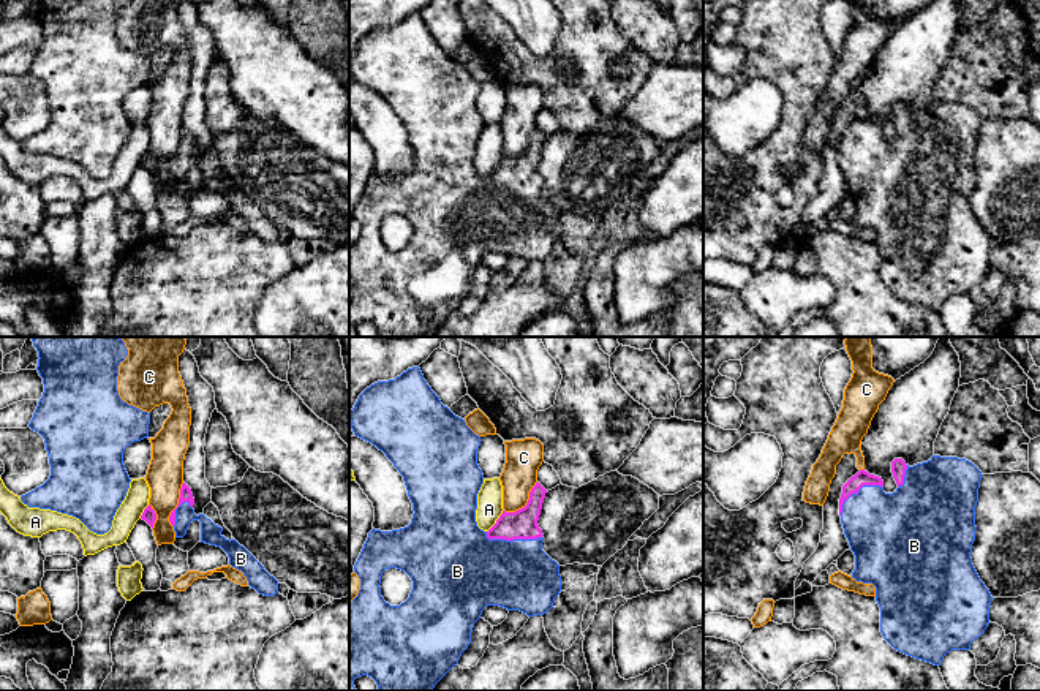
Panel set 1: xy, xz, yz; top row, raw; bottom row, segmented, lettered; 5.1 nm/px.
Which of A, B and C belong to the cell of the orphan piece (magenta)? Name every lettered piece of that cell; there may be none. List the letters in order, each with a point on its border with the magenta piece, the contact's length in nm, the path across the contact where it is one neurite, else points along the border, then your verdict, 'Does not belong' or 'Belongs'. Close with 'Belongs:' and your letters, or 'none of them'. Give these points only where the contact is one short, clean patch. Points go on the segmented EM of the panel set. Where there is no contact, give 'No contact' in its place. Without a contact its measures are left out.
A: Touches magenta at xz (497, 521). Shared border 150 nm. Does not belong
B: Touches magenta at xz (512, 539). Shared border 280 nm. Belongs
C: Touches magenta at xz (527, 503). Shared border 220 nm. Does not belong
Belongs: B

